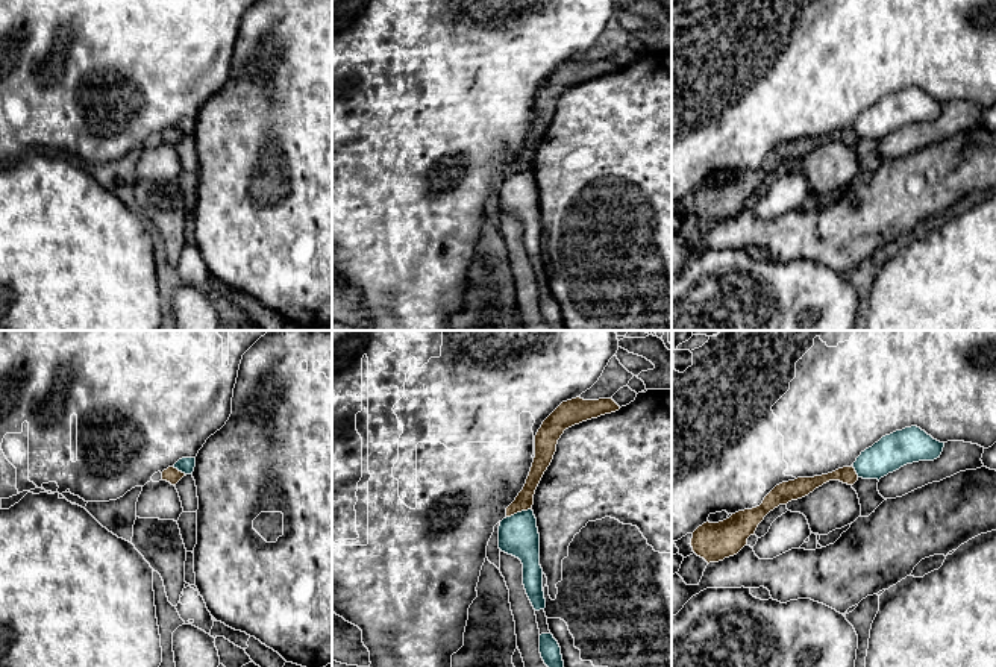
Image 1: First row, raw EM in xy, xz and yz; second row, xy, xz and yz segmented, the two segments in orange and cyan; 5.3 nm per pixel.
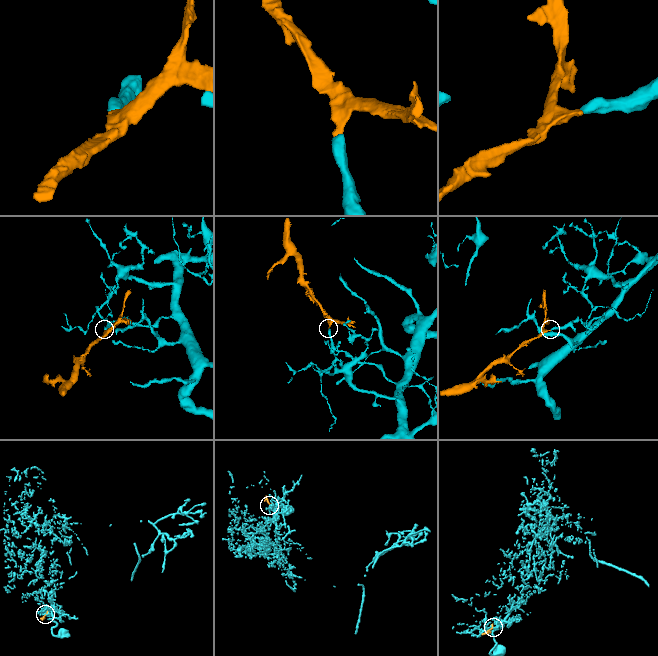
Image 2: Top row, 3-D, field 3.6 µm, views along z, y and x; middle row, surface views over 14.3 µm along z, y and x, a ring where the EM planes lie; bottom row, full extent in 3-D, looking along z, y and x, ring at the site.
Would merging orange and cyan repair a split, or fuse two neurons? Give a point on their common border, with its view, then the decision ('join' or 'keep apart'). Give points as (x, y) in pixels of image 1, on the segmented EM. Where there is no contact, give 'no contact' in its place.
contact xz (519, 511); keep apart

